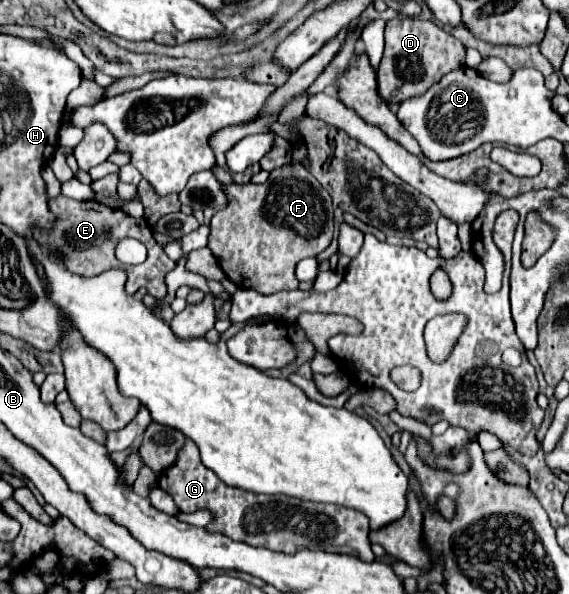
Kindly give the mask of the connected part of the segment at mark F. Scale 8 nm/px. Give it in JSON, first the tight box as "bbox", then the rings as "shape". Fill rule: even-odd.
{"bbox":[208,162,332,294],"shape":[[[300,162],[274,168],[262,184],[224,184],[228,204],[210,222],[208,248],[238,288],[274,294],[298,288],[294,268],[302,258],[318,256],[332,242],[332,198]]]}

